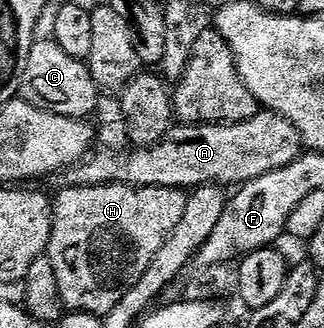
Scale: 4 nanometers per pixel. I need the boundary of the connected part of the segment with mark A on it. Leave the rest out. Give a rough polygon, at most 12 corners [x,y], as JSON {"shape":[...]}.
{"shape":[[278,112],[181,124],[151,148],[94,151],[70,188],[242,186],[287,166]]}

